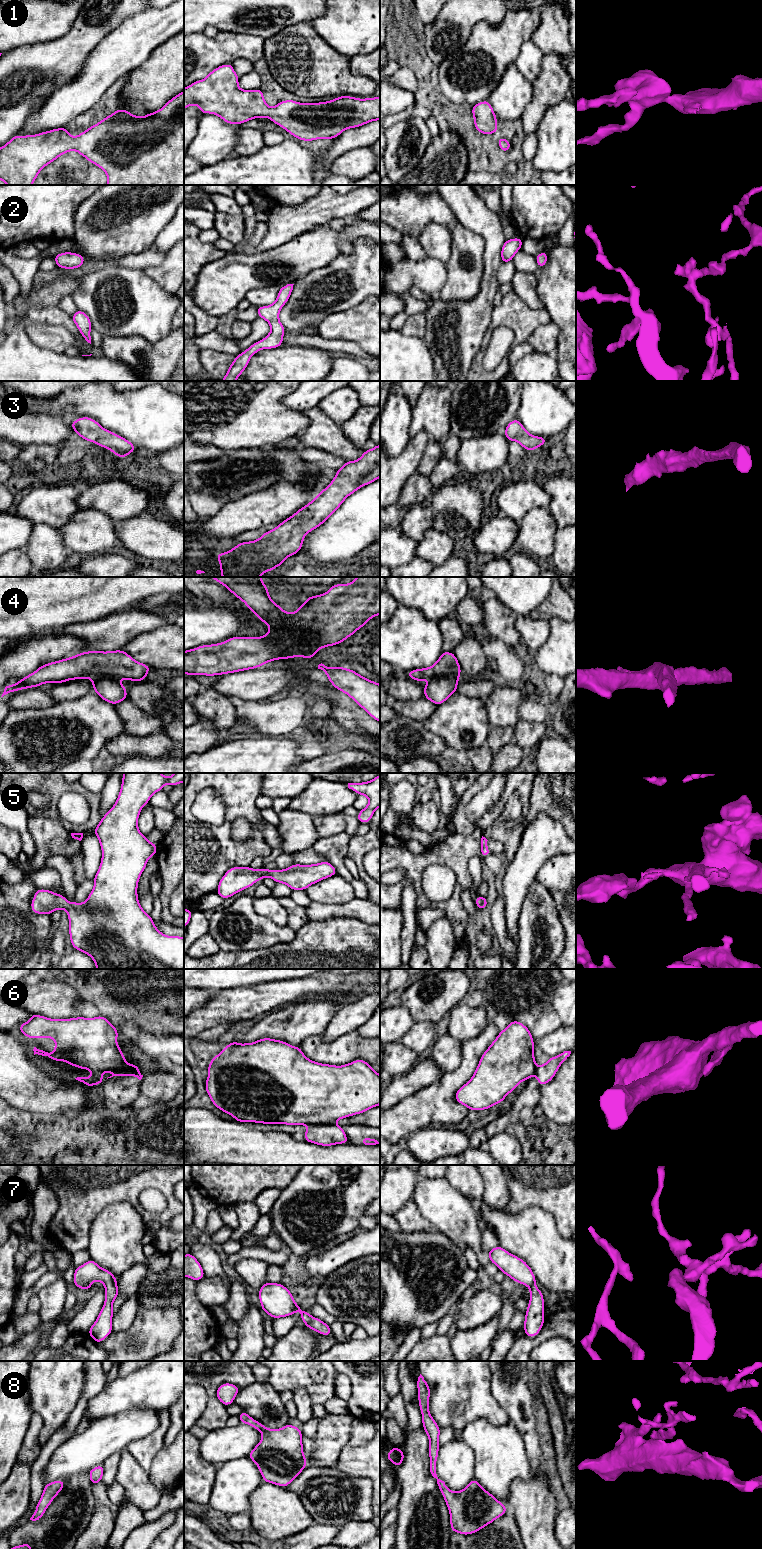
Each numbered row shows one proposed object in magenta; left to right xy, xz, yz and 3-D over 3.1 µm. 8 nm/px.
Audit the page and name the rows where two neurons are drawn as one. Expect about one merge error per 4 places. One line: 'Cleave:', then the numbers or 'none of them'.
Cleave: 4, 6

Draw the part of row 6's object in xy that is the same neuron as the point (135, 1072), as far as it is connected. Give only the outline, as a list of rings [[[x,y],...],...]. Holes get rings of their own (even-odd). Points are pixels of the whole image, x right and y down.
[[[133,1068],[133,1069],[131,1069],[131,1070],[127,1070],[127,1071],[121,1071],[121,1072],[116,1072],[115,1074],[113,1074],[112,1076],[110,1076],[110,1077],[108,1077],[108,1078],[111,1078],[111,1077],[113,1077],[113,1076],[135,1076],[135,1077],[137,1077],[139,1080],[141,1080],[142,1079],[142,1077],[143,1077],[143,1075],[140,1073],[140,1070],[139,1070],[139,1068]],[[107,1078],[107,1079],[108,1079]]]

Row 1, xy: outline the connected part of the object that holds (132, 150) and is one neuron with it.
[[[184,91],[170,99],[163,108],[154,113],[147,113],[145,117],[134,116],[128,110],[116,109],[113,114],[105,117],[102,121],[89,127],[75,137],[72,137],[68,133],[66,127],[52,129],[36,135],[15,135],[7,144],[0,148],[0,180],[4,181],[7,185],[32,185],[45,166],[55,161],[59,156],[73,150],[77,151],[81,156],[101,168],[107,174],[107,185],[184,185]]]

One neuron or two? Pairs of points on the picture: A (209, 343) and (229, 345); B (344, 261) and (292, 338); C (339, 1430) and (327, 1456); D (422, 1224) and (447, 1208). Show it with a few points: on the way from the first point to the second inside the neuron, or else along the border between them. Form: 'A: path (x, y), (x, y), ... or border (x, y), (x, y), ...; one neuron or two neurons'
A: path (214, 343), (224, 345); one neuron
B: border (286, 330), (301, 333); two neurons
C: path (333, 1436), (328, 1443), (327, 1450); one neuron
D: border (414, 1201), (418, 1212), (435, 1228); two neurons

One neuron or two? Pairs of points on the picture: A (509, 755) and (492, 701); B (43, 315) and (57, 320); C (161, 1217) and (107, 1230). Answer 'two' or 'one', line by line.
A: one
B: one
C: two

